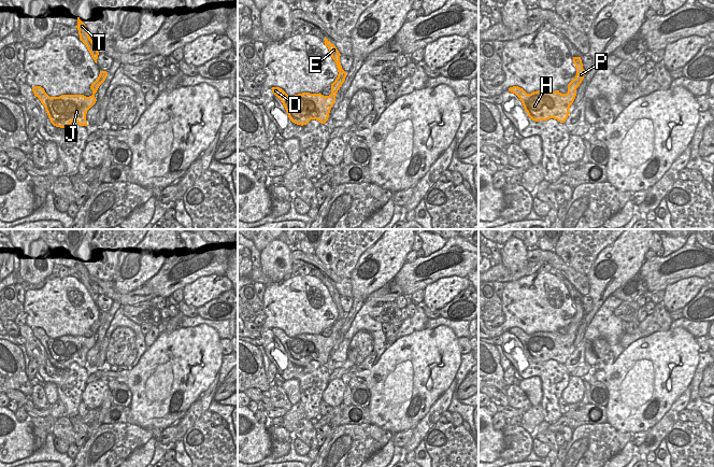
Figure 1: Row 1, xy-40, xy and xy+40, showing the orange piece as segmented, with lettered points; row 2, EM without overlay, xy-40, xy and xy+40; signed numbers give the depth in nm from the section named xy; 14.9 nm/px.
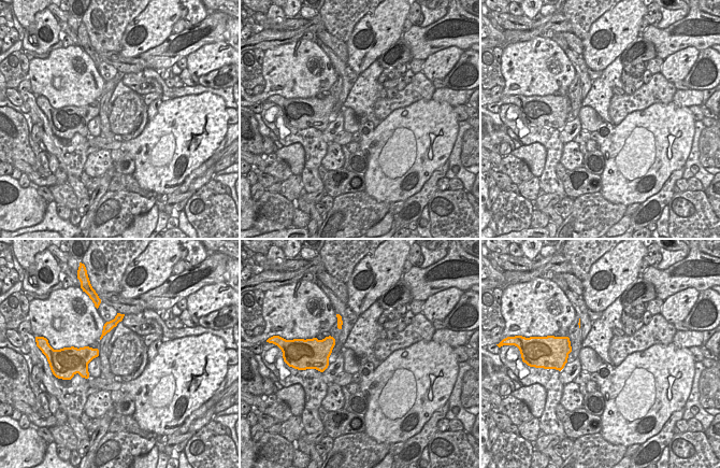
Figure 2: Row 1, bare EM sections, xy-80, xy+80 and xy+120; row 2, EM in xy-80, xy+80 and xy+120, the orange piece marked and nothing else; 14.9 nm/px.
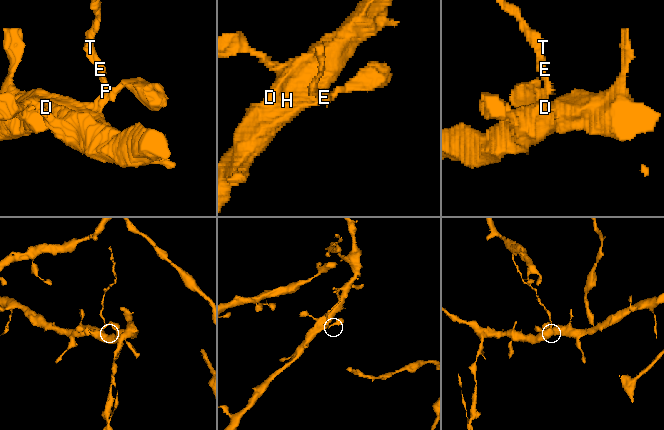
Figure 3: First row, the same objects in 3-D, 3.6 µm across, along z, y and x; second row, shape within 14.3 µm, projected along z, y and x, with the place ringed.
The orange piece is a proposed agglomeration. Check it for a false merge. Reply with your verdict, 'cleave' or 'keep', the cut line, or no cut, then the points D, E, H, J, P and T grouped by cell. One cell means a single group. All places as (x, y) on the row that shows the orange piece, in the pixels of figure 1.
cleave | xy (345, 72), (341, 78), (337, 79) | D H J / E P T

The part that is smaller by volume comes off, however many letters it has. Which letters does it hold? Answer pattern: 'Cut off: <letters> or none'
Cut off: E, P, T

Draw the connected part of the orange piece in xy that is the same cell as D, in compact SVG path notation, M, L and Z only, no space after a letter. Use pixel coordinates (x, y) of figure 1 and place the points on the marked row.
M346 73L342 79L335 79L331 84L331 94L324 96L319 94L302 93L288 96L282 88L272 87L273 94L283 103L289 119L297 125L306 125L311 119L316 119L322 124L328 121L331 108L334 104L335 96L345 81Z

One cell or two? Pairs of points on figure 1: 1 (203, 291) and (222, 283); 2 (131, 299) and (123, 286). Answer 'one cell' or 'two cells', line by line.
1: one cell
2: two cells

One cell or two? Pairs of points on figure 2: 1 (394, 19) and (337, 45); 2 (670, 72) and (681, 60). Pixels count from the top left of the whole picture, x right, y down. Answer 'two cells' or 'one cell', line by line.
1: two cells
2: one cell

